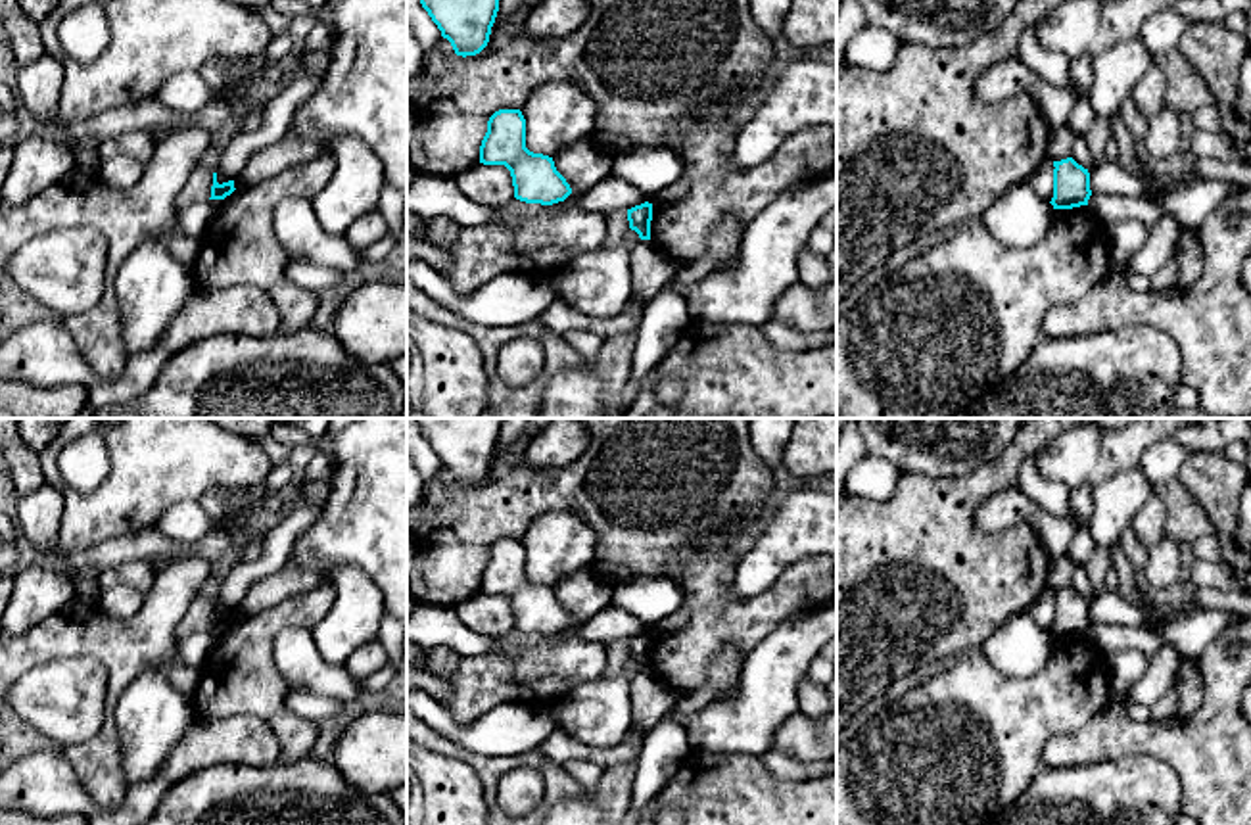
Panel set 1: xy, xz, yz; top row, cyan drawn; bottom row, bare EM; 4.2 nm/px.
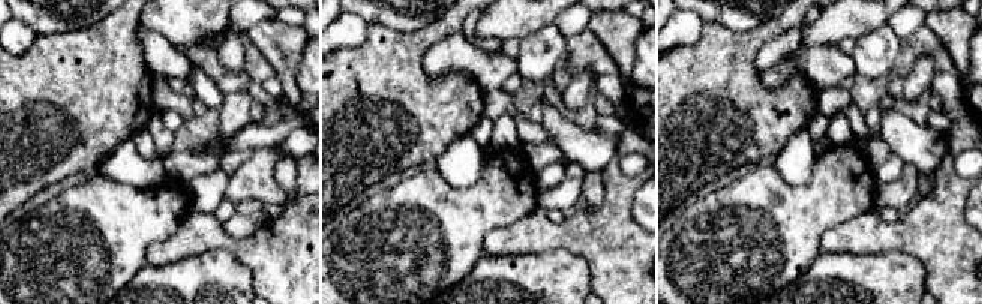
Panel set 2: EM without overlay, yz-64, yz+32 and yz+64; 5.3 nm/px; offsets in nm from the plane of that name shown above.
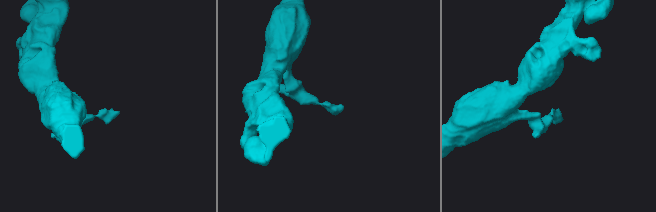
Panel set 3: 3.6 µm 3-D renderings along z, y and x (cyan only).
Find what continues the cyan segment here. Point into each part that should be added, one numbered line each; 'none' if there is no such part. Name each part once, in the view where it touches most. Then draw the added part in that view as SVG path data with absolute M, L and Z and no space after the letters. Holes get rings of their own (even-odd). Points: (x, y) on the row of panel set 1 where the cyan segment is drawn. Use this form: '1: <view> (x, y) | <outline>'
none

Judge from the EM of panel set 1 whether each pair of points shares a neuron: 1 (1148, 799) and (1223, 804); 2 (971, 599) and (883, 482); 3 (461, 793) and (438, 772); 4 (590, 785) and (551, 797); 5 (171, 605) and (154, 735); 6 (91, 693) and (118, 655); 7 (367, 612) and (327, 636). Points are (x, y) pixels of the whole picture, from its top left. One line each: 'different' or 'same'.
1: different
2: different
3: same
4: different
5: different
6: different
7: same

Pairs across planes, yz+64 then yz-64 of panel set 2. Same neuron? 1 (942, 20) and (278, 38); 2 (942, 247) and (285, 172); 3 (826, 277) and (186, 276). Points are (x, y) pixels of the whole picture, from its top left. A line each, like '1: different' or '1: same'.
1: same
2: same
3: same

